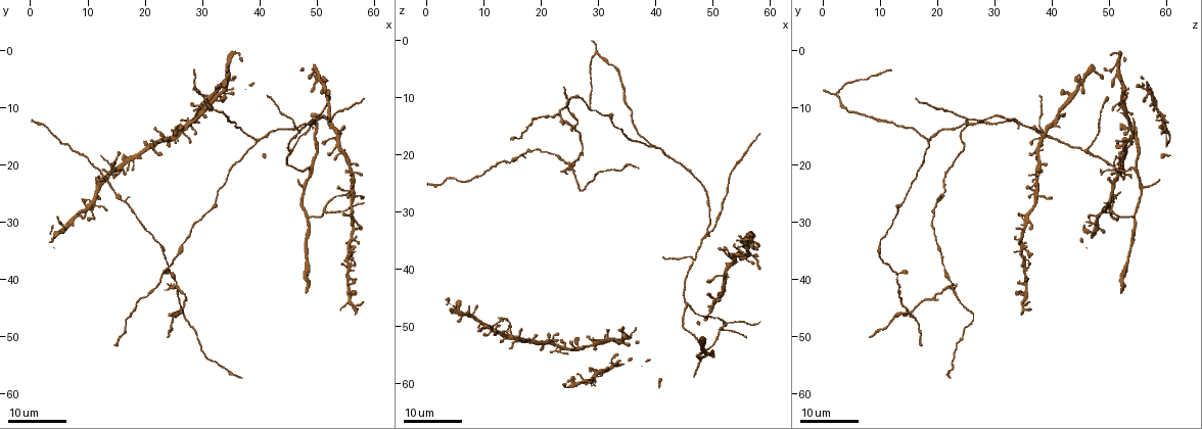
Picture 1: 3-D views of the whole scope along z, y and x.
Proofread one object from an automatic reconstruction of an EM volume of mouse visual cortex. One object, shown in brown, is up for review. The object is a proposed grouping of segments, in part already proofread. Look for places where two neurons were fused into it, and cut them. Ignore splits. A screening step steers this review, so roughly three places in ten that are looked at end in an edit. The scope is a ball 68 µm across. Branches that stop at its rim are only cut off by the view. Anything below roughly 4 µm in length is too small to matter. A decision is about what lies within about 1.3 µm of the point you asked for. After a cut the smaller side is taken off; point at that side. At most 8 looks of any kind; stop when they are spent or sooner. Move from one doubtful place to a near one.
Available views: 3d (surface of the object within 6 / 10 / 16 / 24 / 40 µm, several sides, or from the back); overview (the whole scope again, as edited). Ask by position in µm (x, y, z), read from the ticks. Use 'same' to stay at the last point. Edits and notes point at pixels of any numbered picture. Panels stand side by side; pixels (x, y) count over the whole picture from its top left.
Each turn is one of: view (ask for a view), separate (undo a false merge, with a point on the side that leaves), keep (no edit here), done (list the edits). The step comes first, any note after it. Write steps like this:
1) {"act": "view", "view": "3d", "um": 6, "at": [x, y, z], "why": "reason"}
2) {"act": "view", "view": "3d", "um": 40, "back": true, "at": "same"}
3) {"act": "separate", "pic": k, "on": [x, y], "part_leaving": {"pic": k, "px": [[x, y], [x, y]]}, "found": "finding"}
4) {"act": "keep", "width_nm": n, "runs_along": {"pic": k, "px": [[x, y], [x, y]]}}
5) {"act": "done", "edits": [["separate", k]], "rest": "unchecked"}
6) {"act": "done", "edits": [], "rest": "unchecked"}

{"act": "view", "view": "3d", "um": 24, "at": [39.5, 15.5, 19.0], "why": "side arm on a straight run"}

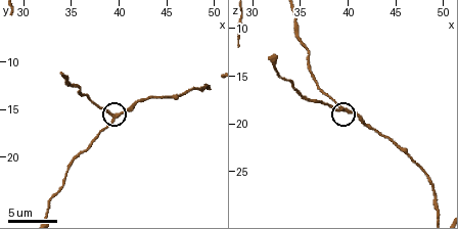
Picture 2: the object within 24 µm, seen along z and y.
{"act": "view", "view": "3d", "um": 6, "at": [39.4, 15.6, 18.6]}

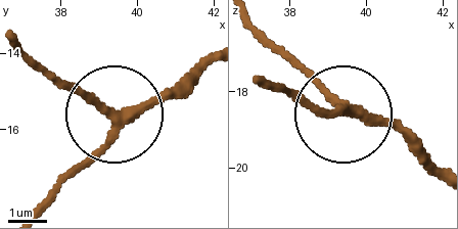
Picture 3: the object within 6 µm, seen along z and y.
{"act": "keep", "width_nm": 220, "found": "continuous, no second neuron"}

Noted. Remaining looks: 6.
{"act": "view", "view": "3d", "um": 16, "at": [46.5, 13.5, 38.5], "why": "arms part here"}

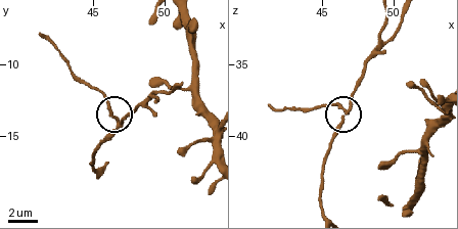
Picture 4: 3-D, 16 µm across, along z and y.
{"act": "view", "view": "3d", "um": 10, "at": [46.4, 13.8, 38.2]}

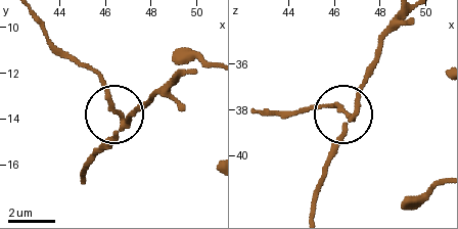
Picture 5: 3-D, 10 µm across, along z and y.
{"act": "separate", "pic": 5, "on": [111, 95], "part_leaving": {"pic": 5, "px": [[123, 119], [101, 80], [72, 61], [40, 20]]}, "found": "a second neuron is stuck on"}

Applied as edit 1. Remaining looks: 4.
{"act": "view", "view": "overview", "why": "redraw"}

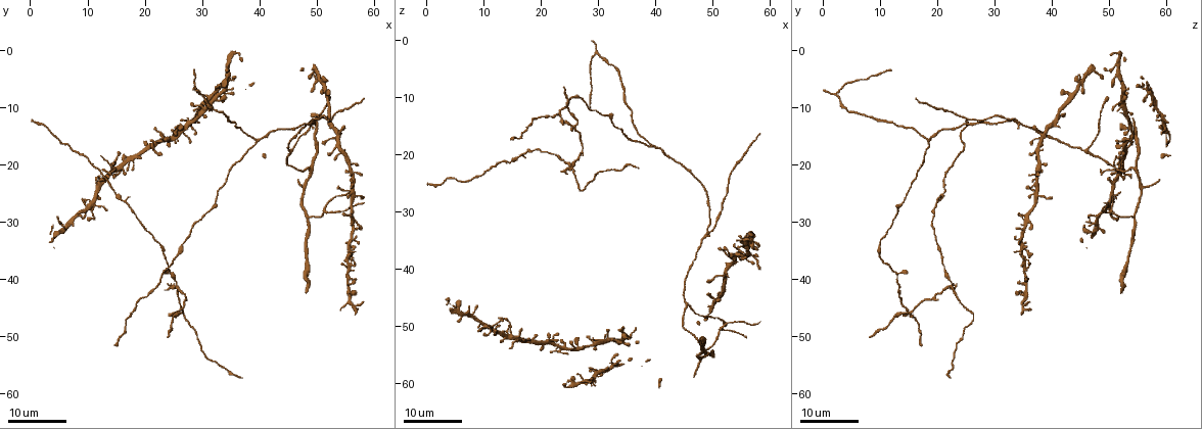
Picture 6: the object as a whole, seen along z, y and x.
{"act": "view", "view": "3d", "um": 16, "at": [49.5, 12.5, 33.5]}

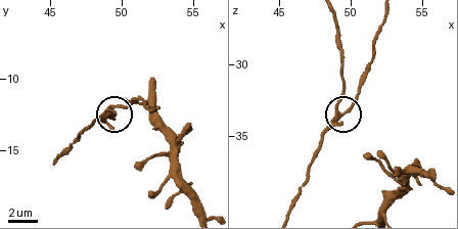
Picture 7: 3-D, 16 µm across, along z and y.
{"act": "view", "view": "3d", "um": 10, "at": "same"}

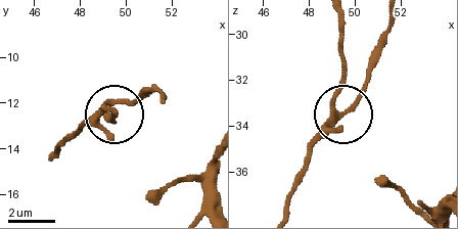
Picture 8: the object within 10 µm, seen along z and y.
{"act": "keep", "arms": 3, "runs_along": {"pic": 8, "px": [[339, 18], [340, 89], [333, 116], [374, 66]]}, "found": "continuous, no second neuron"}

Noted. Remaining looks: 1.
{"act": "done", "edits": [["separate", 5]], "rest": "unchecked"}

